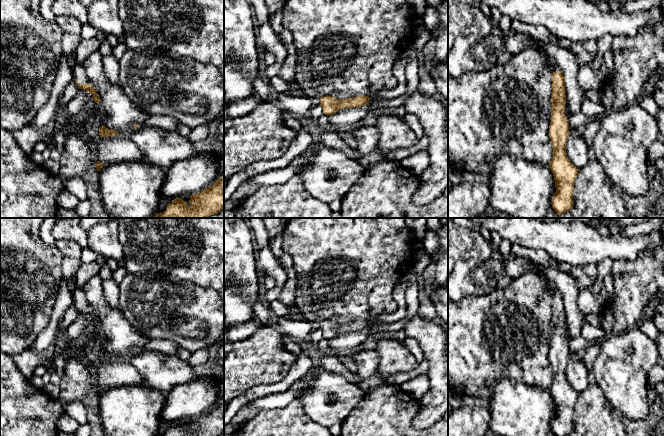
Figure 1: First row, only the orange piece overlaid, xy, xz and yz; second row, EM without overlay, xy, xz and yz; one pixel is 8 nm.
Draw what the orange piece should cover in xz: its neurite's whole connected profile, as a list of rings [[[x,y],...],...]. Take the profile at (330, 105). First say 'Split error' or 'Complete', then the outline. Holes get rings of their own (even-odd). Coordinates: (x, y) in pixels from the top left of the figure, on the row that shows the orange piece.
Complete. [[[358,95],[347,99],[338,99],[331,96],[323,96],[320,98],[320,105],[323,113],[327,116],[333,115],[337,111],[345,108],[355,108],[369,104],[369,96]]]

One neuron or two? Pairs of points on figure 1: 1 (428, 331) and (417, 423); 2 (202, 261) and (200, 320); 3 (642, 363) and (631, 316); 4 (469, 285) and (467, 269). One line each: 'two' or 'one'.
1: one
2: two
3: two
4: one

